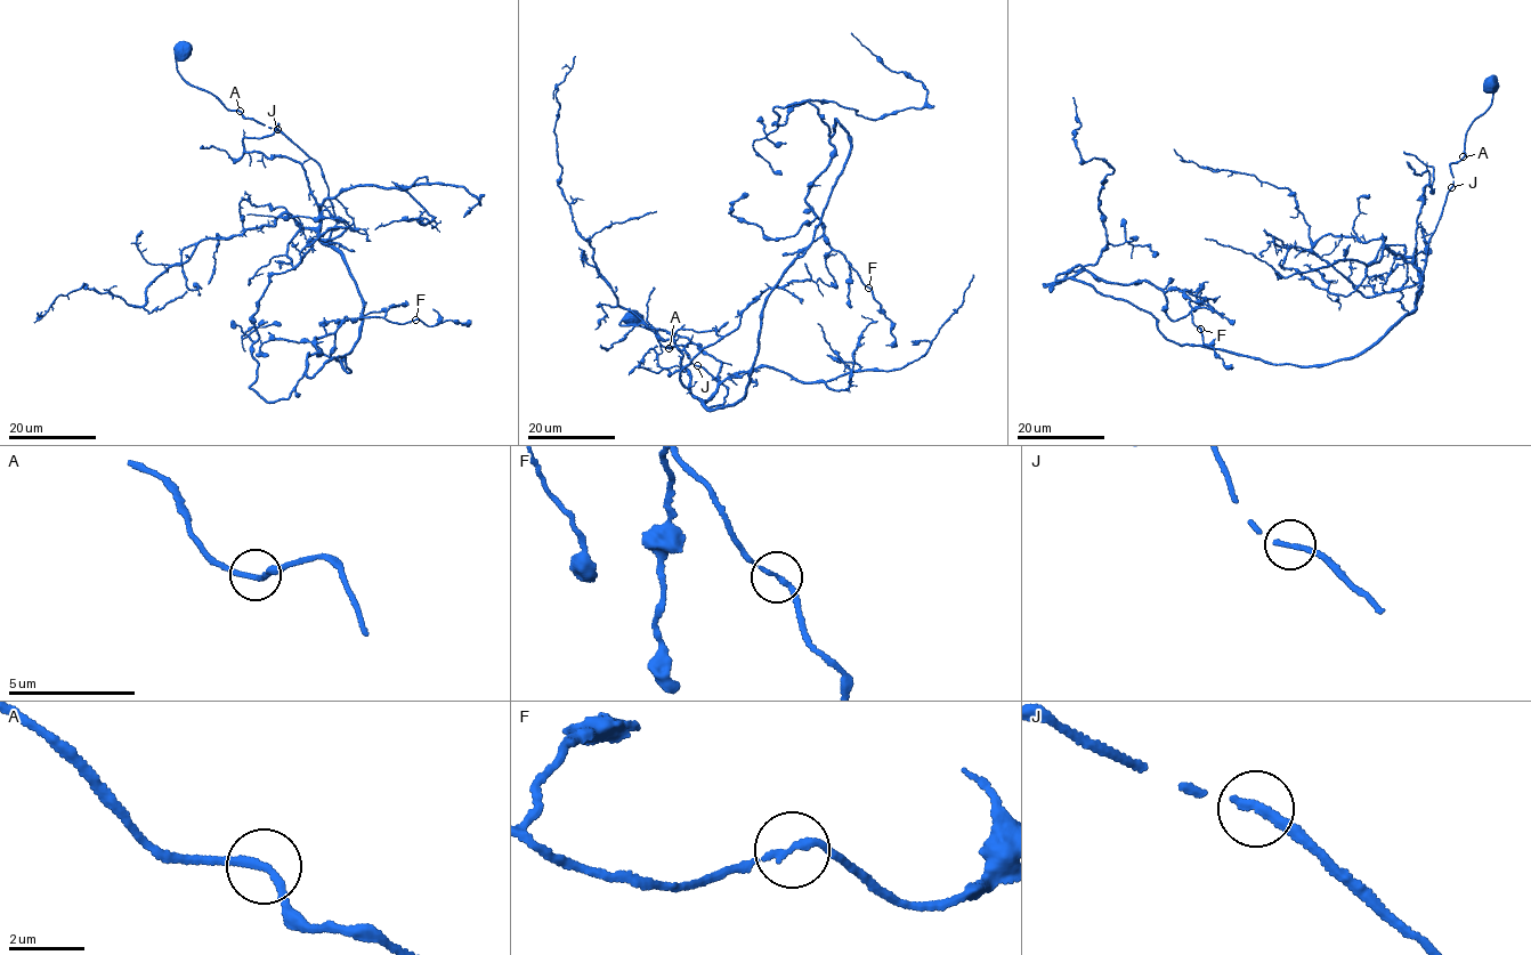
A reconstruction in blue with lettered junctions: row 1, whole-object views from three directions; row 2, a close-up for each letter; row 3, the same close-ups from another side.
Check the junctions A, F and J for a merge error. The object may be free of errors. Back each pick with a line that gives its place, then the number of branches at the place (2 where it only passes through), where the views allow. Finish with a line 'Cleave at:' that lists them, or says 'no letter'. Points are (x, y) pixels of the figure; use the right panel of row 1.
Cleave at: no letter

